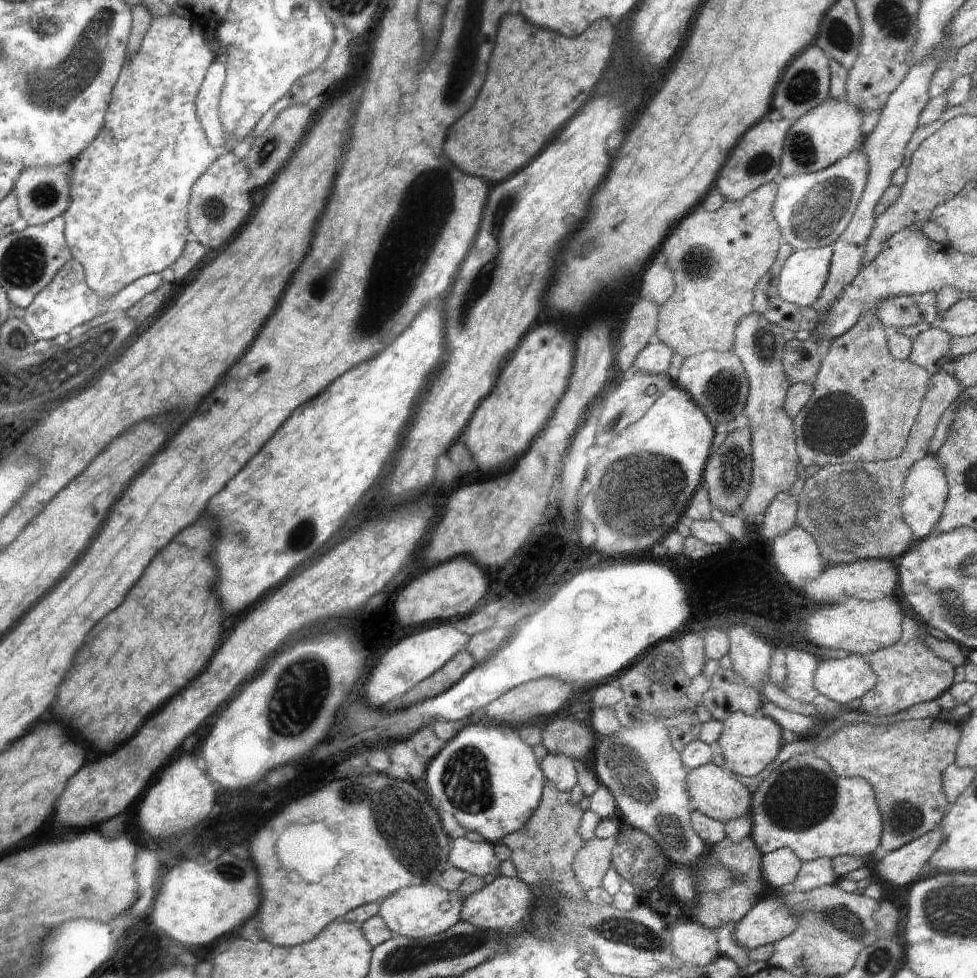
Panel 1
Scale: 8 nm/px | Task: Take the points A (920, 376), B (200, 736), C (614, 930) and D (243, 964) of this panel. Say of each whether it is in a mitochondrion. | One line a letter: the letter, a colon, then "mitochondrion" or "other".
A: other
B: other
C: mitochondrion
D: other

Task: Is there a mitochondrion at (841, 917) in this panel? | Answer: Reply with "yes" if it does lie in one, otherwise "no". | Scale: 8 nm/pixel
yes

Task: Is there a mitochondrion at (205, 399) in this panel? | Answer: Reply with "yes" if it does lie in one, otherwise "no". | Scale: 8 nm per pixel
no

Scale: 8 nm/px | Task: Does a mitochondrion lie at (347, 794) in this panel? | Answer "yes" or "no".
no

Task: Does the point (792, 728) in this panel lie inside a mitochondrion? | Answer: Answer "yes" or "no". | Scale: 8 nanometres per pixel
no

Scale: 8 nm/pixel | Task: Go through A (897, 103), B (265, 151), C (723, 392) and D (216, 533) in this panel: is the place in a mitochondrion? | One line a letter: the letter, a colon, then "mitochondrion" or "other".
A: other
B: mitochondrion
C: mitochondrion
D: other

